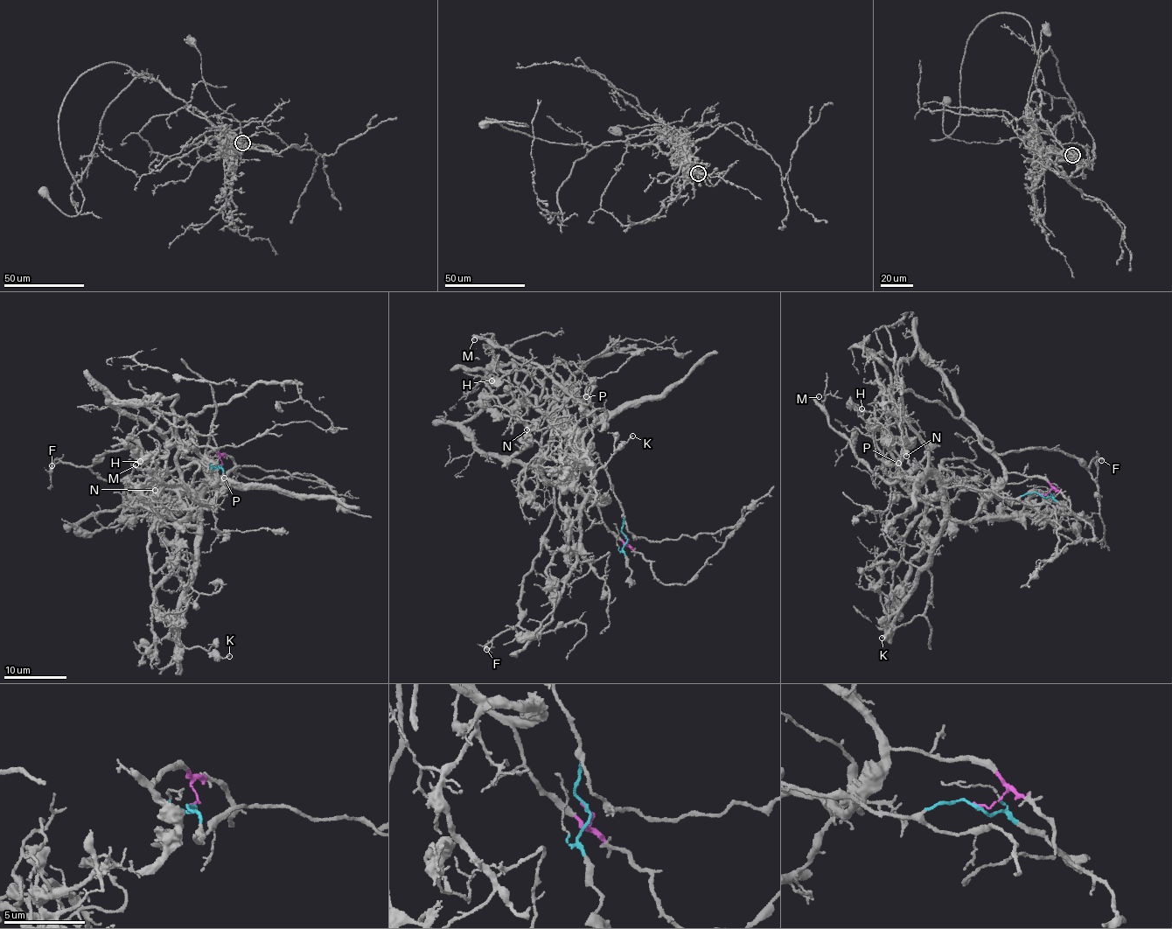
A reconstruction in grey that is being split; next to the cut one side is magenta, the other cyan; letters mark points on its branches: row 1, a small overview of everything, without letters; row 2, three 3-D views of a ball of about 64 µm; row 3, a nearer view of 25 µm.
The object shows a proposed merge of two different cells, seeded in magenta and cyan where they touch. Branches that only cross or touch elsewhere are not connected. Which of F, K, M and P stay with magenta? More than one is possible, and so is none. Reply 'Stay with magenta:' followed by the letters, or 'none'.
Stay with magenta: F

